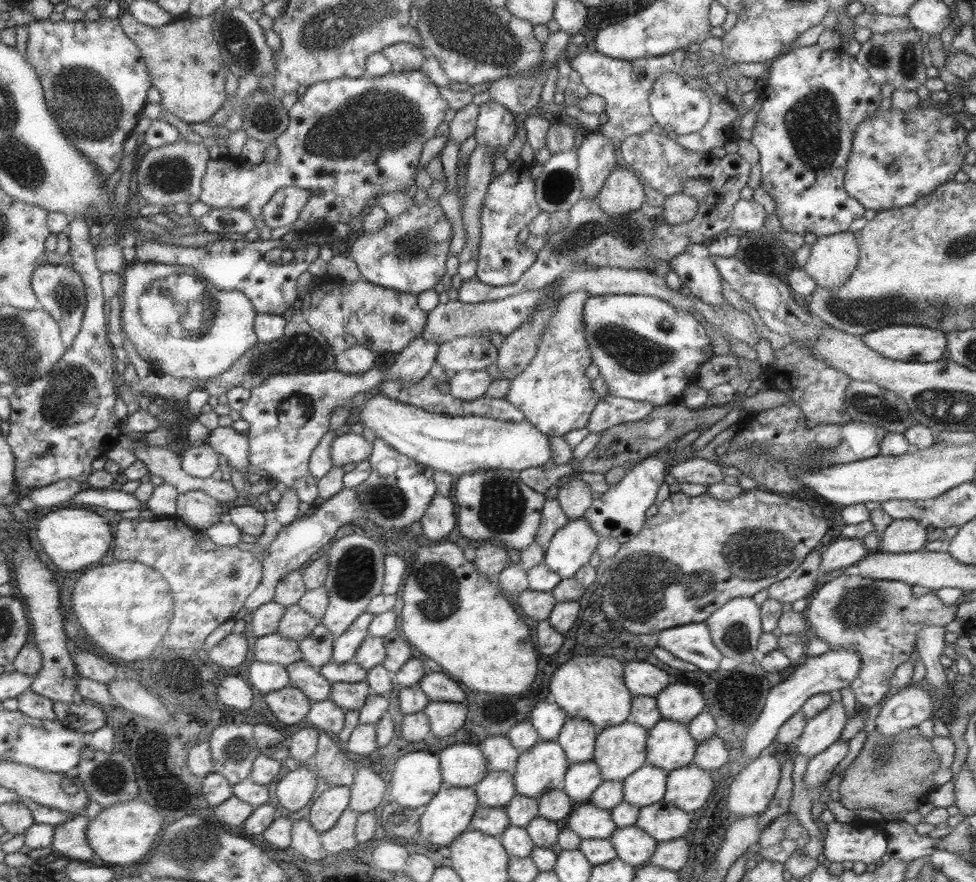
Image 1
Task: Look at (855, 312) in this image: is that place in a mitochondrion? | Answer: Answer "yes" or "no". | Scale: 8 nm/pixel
yes

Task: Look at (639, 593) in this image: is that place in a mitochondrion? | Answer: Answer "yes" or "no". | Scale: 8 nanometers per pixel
yes

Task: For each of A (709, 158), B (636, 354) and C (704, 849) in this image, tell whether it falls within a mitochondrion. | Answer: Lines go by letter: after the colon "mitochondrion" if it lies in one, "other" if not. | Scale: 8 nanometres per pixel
A: other
B: mitochondrion
C: other

